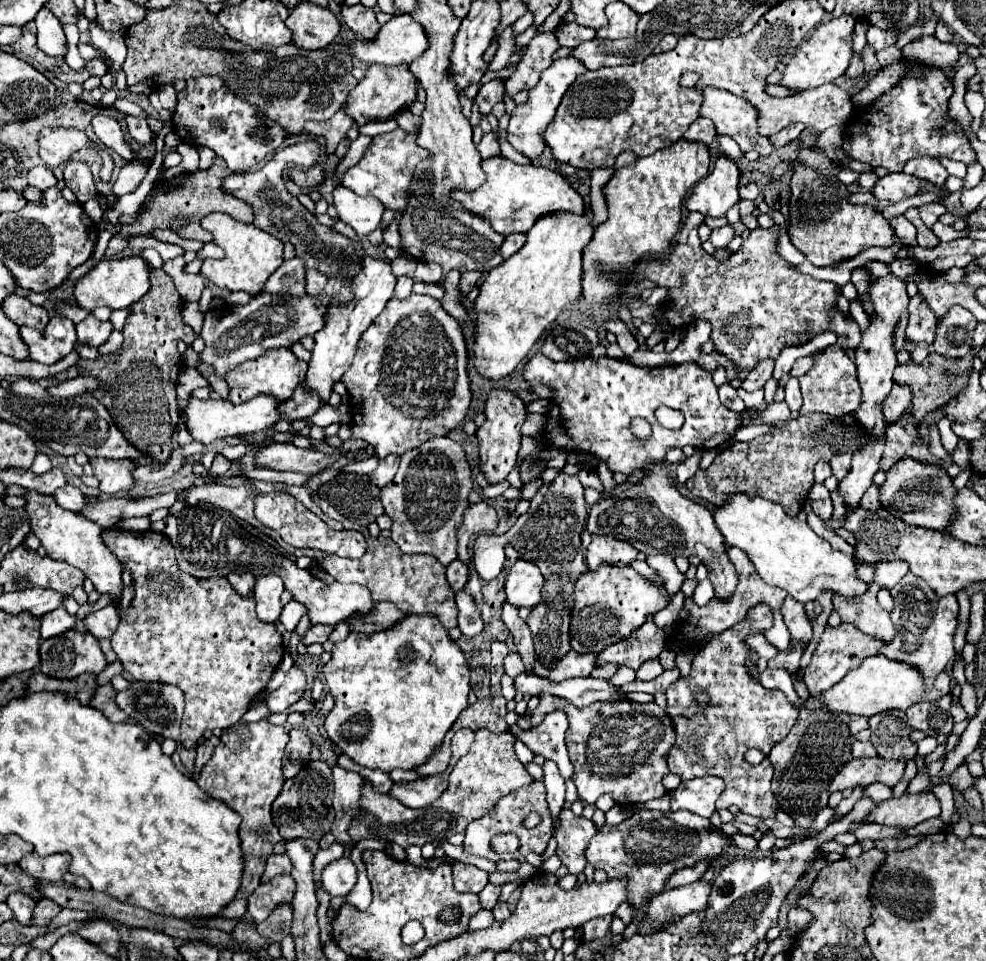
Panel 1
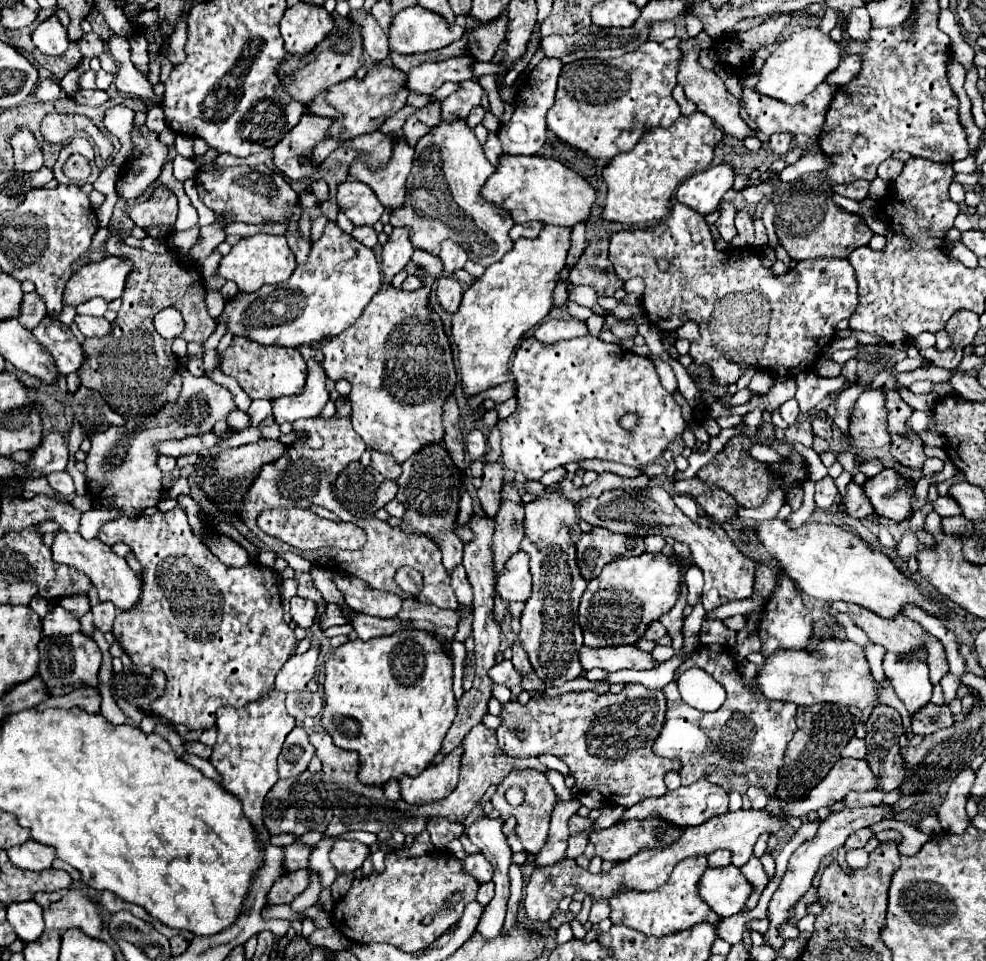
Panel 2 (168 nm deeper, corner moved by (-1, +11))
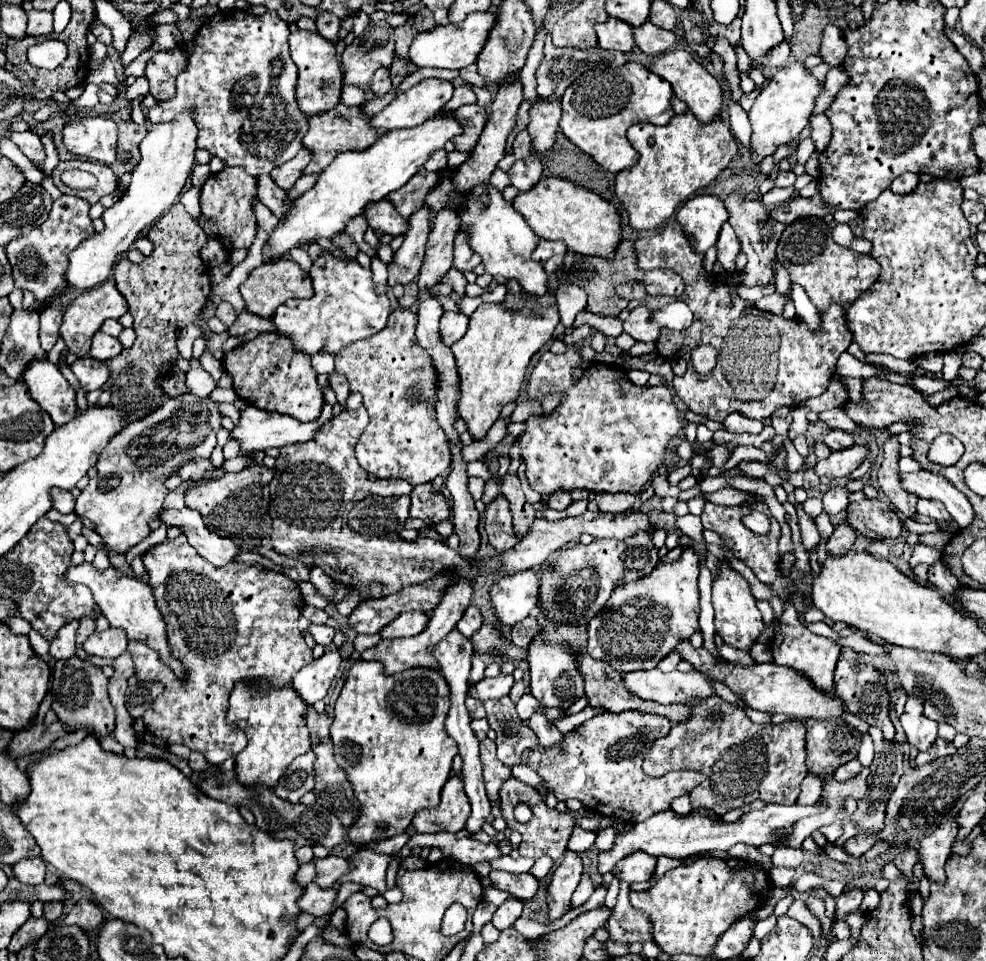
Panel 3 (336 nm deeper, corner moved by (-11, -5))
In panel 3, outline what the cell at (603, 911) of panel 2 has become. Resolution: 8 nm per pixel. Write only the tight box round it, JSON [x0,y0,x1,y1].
[607,882,651,944]

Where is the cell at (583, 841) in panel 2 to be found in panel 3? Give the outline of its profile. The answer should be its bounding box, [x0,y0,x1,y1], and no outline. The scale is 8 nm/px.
[571,874,594,909]

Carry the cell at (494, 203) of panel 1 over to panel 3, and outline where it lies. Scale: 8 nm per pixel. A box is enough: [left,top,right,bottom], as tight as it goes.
[513,178,621,258]

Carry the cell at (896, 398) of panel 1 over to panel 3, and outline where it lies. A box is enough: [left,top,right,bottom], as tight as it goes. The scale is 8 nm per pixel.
[815,444,871,478]

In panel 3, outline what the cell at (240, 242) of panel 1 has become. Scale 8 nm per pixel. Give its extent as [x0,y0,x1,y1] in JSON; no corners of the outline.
[239,260,313,318]

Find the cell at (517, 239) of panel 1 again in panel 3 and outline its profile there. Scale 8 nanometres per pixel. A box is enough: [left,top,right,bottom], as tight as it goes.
[533,240,567,262]

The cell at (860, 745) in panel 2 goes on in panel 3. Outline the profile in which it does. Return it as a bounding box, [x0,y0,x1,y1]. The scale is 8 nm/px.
[833,760,863,782]

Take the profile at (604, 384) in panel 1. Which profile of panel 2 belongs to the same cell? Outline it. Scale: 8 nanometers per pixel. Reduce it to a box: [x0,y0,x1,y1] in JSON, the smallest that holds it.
[497,336,685,480]

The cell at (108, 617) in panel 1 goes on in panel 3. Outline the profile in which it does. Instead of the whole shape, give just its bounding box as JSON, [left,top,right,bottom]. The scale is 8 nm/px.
[85,628,127,658]

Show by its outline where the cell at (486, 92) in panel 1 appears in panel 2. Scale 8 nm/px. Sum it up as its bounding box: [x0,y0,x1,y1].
[441,80,483,122]

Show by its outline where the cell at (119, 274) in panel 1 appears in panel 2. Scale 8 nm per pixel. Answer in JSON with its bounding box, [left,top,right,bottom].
[63,256,131,308]

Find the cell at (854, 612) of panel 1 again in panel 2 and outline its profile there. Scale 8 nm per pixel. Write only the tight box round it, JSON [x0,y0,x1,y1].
[831,602,949,684]

